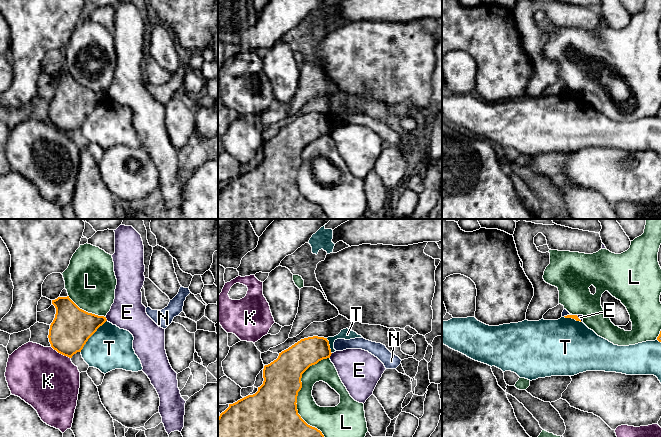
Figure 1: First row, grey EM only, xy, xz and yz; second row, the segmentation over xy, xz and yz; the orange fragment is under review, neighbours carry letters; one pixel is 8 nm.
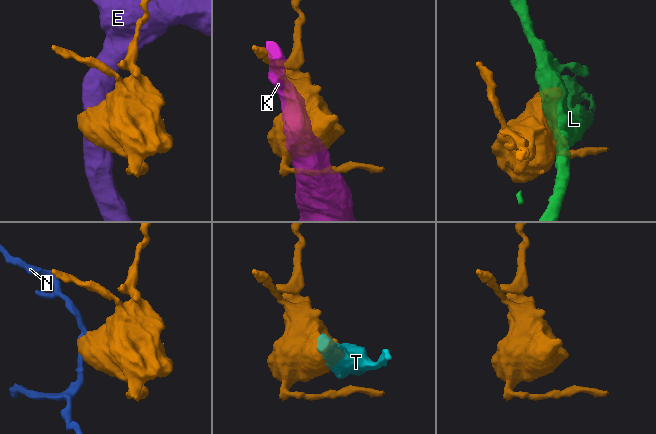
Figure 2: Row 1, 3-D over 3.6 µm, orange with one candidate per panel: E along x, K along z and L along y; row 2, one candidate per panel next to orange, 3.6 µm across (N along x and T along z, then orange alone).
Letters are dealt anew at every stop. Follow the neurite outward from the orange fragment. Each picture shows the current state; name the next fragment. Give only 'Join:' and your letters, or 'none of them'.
Join: none of them

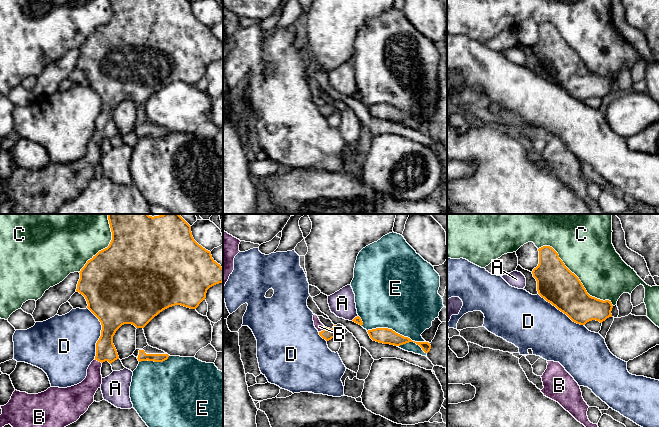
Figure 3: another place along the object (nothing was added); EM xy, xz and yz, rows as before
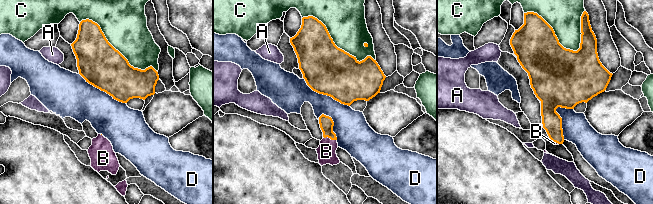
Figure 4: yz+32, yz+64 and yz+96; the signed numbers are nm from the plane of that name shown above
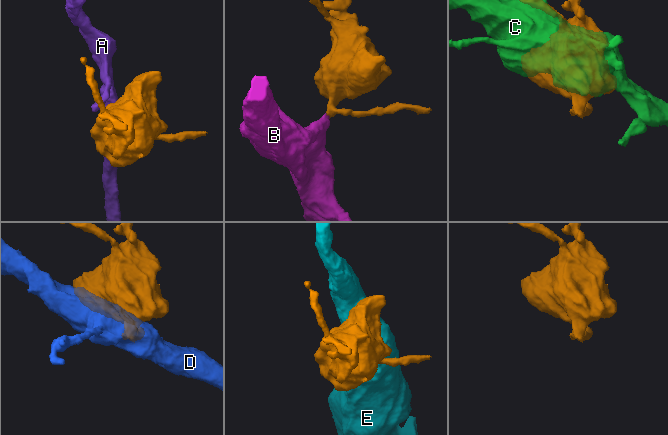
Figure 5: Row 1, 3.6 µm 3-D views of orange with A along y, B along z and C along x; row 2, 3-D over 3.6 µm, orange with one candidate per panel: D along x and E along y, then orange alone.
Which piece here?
Join: B

